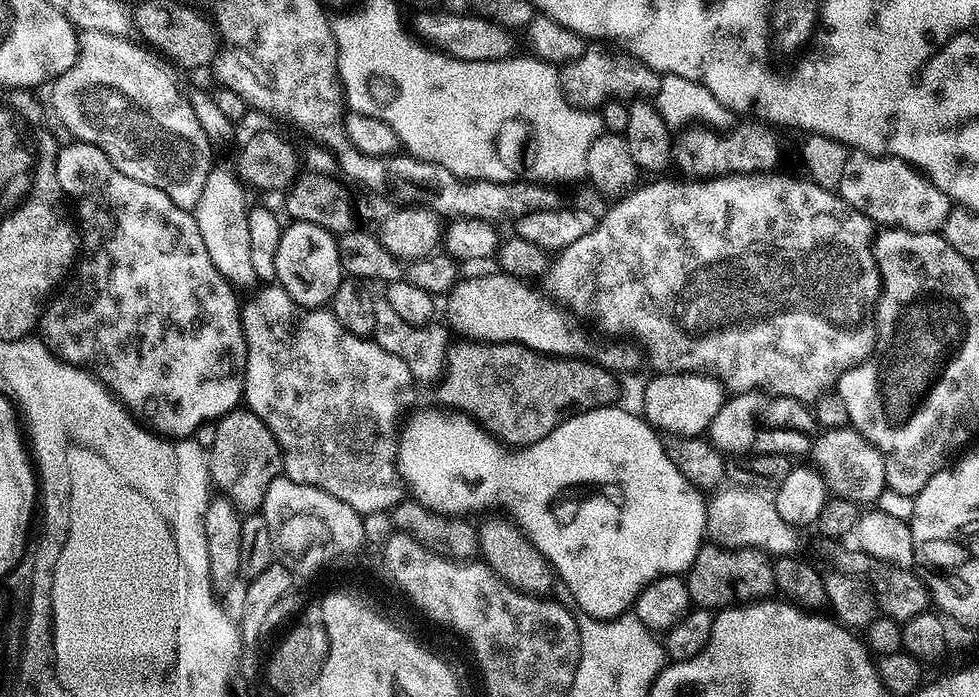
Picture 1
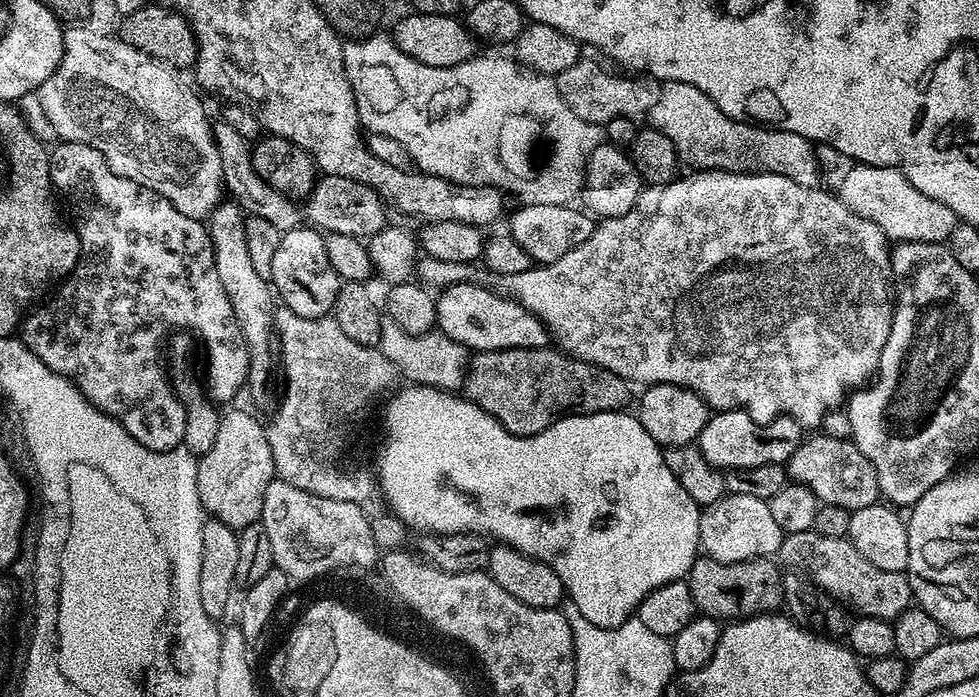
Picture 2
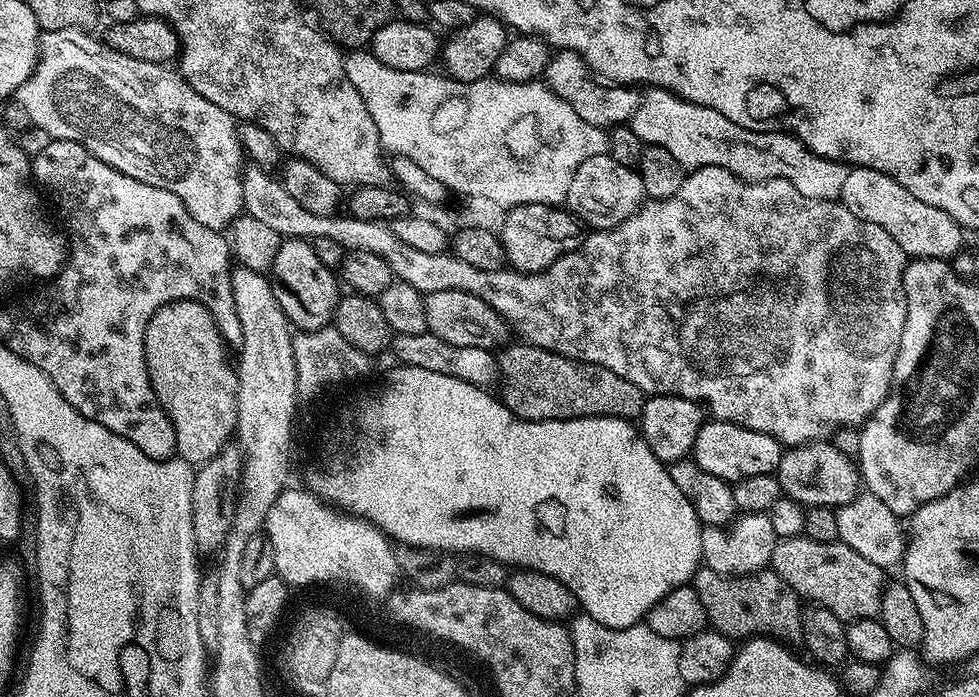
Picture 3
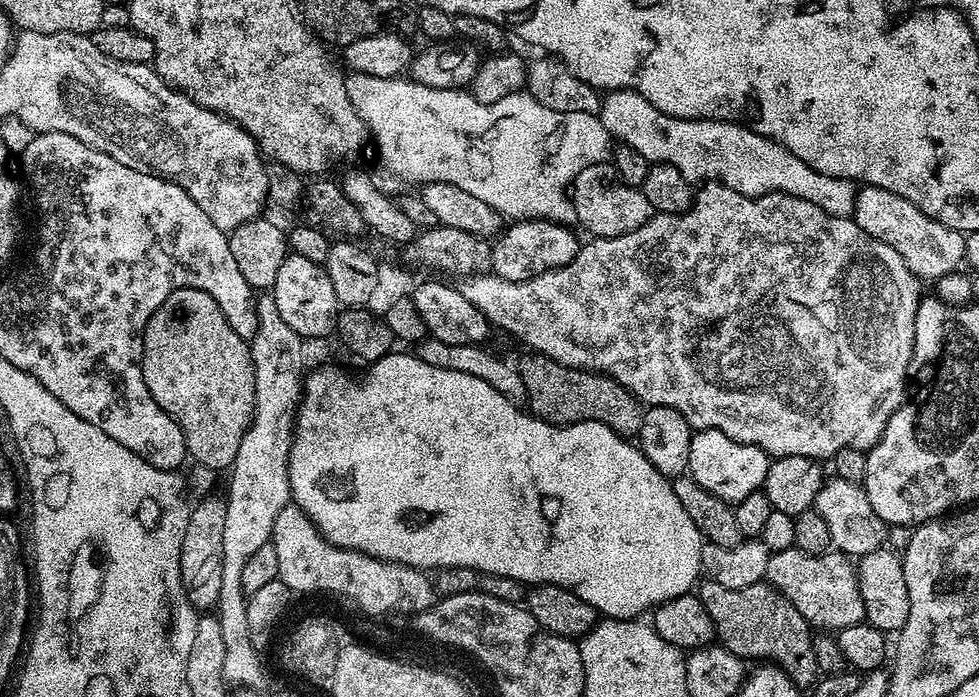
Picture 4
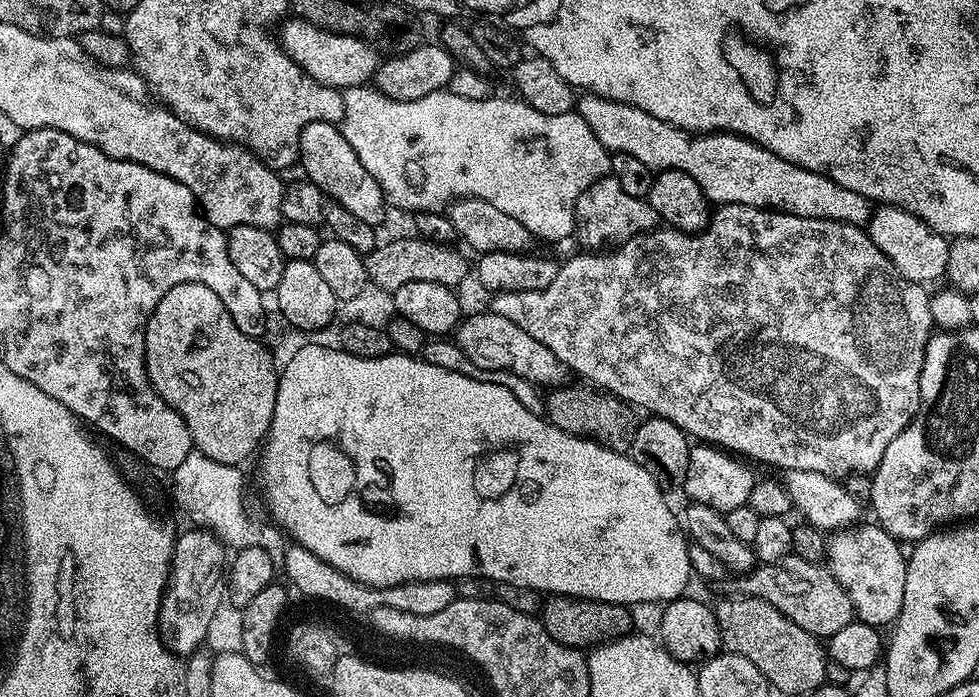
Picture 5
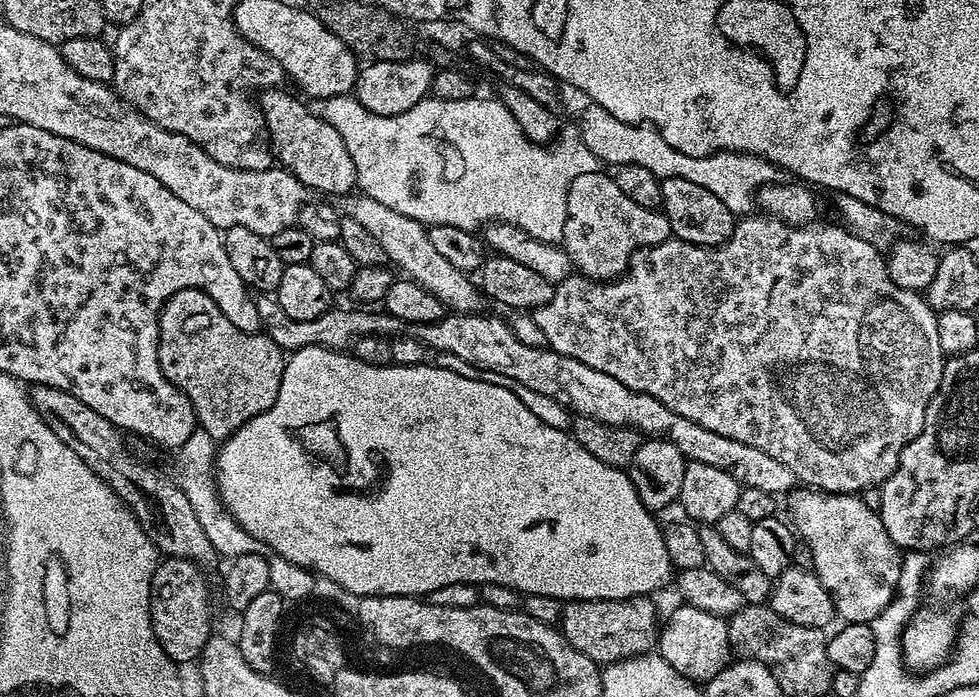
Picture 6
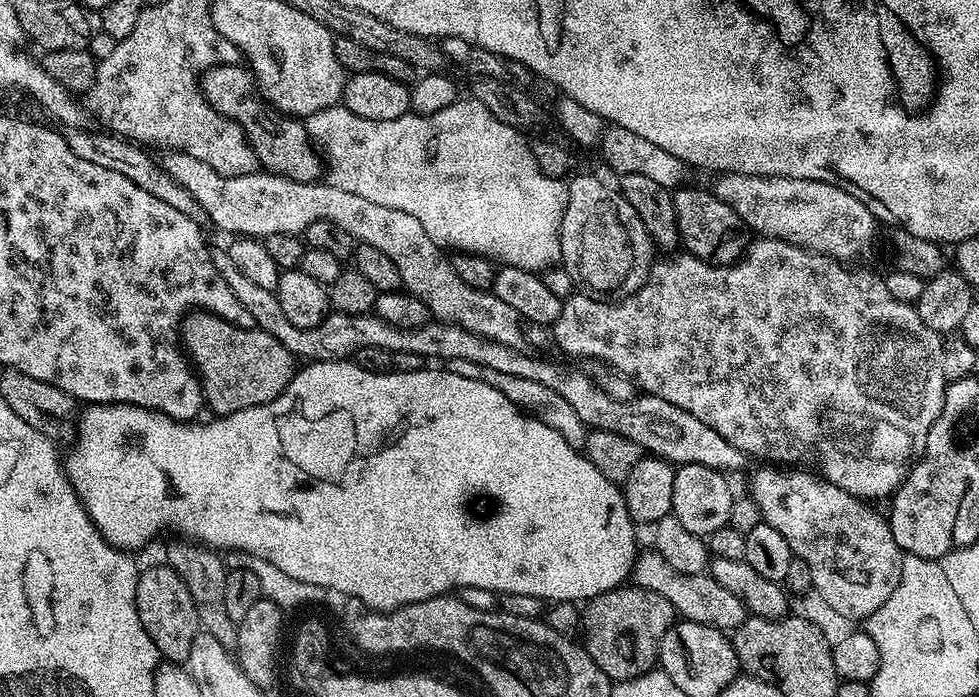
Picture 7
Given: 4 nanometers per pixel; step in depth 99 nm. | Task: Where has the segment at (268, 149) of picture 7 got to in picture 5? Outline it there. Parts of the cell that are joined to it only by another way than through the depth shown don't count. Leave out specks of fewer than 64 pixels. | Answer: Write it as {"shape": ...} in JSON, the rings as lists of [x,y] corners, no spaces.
{"shape":[[[310,122],[300,135],[299,167],[304,167],[303,175],[318,186],[325,197],[337,200],[350,214],[362,218],[362,222],[373,226],[380,226],[384,220],[386,201],[382,186],[374,182],[374,174],[362,166],[358,154],[354,154],[354,146],[346,142],[343,131],[330,122]]]}

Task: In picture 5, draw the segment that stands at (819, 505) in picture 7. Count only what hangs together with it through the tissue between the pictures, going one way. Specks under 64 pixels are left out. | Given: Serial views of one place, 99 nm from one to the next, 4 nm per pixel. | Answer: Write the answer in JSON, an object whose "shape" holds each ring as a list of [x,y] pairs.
{"shape":[[[861,522],[850,528],[831,533],[827,541],[826,567],[850,594],[853,613],[865,624],[891,625],[902,610],[906,594],[908,562],[901,541],[875,522]]]}

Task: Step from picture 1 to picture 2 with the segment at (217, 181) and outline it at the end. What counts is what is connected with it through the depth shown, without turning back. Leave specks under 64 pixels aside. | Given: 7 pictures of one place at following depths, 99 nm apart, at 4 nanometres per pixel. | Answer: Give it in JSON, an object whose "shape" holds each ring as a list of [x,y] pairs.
{"shape":[[[225,199],[206,221],[206,227],[212,245],[214,246],[214,264],[218,266],[218,278],[222,286],[226,286],[226,294],[230,298],[230,306],[234,306],[234,318],[238,318],[238,326],[242,330],[242,338],[246,338],[246,350],[250,354],[250,366],[248,367],[248,384],[254,391],[260,392],[272,380],[272,371],[278,368],[278,337],[276,335],[276,308],[274,301],[274,289],[269,280],[262,278],[254,270],[250,253],[246,247],[246,226],[244,225],[245,211],[235,200]]]}

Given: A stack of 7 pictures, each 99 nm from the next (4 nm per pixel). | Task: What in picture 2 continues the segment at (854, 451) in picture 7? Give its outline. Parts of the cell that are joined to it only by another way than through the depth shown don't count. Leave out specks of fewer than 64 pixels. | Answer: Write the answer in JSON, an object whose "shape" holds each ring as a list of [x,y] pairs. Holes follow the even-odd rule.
{"shape":[[[223,122],[212,124],[212,136],[218,146],[218,158],[222,158],[222,176],[227,195],[235,200],[247,215],[271,222],[273,226],[278,226],[282,234],[301,227],[301,205],[293,197],[284,196],[278,190],[274,190],[258,176],[258,170],[254,170],[250,141],[242,138],[242,134],[236,133],[231,126],[226,126]],[[696,170],[691,174],[693,176],[681,175],[679,178],[671,180],[669,184],[663,184],[662,186],[645,187],[643,191],[641,191],[638,202],[629,212],[622,214],[621,216],[615,216],[609,220],[601,219],[599,223],[597,223],[596,229],[590,234],[590,238],[586,238],[586,242],[582,242],[582,246],[570,250],[570,254],[562,254],[562,258],[558,258],[550,265],[531,266],[526,269],[524,273],[498,276],[493,275],[487,270],[481,270],[476,264],[467,264],[466,262],[442,262],[442,258],[421,255],[416,262],[416,271],[414,273],[415,279],[429,290],[443,290],[450,286],[454,286],[455,284],[474,283],[480,284],[483,288],[491,288],[492,291],[500,292],[504,296],[511,296],[513,300],[517,300],[519,304],[526,306],[526,310],[530,310],[530,314],[534,314],[541,322],[543,322],[545,328],[548,329],[551,343],[555,345],[559,351],[567,352],[568,355],[573,356],[575,360],[585,360],[591,364],[609,368],[611,372],[618,374],[621,378],[629,382],[635,382],[635,380],[637,380],[637,382],[640,383],[640,386],[647,386],[650,384],[673,384],[674,386],[689,388],[689,390],[696,392],[708,403],[709,409],[719,410],[721,412],[730,412],[733,410],[748,412],[750,418],[759,424],[769,424],[770,421],[781,416],[788,416],[791,420],[796,421],[801,429],[819,429],[821,425],[823,425],[824,419],[827,418],[835,408],[841,407],[841,405],[845,403],[846,397],[853,391],[853,389],[863,385],[865,382],[871,381],[873,377],[875,377],[876,367],[880,365],[880,359],[882,358],[882,348],[886,346],[886,338],[890,338],[892,310],[894,307],[894,284],[892,281],[892,253],[890,251],[890,241],[888,237],[885,236],[882,230],[878,230],[878,226],[874,226],[874,222],[866,222],[866,218],[858,218],[858,214],[854,214],[840,201],[839,195],[832,193],[831,196],[830,193],[823,192],[823,187],[820,186],[815,188],[798,186],[798,182],[790,182],[790,178],[782,178],[782,174],[774,174],[773,172],[753,172],[749,174],[747,172]]]}

